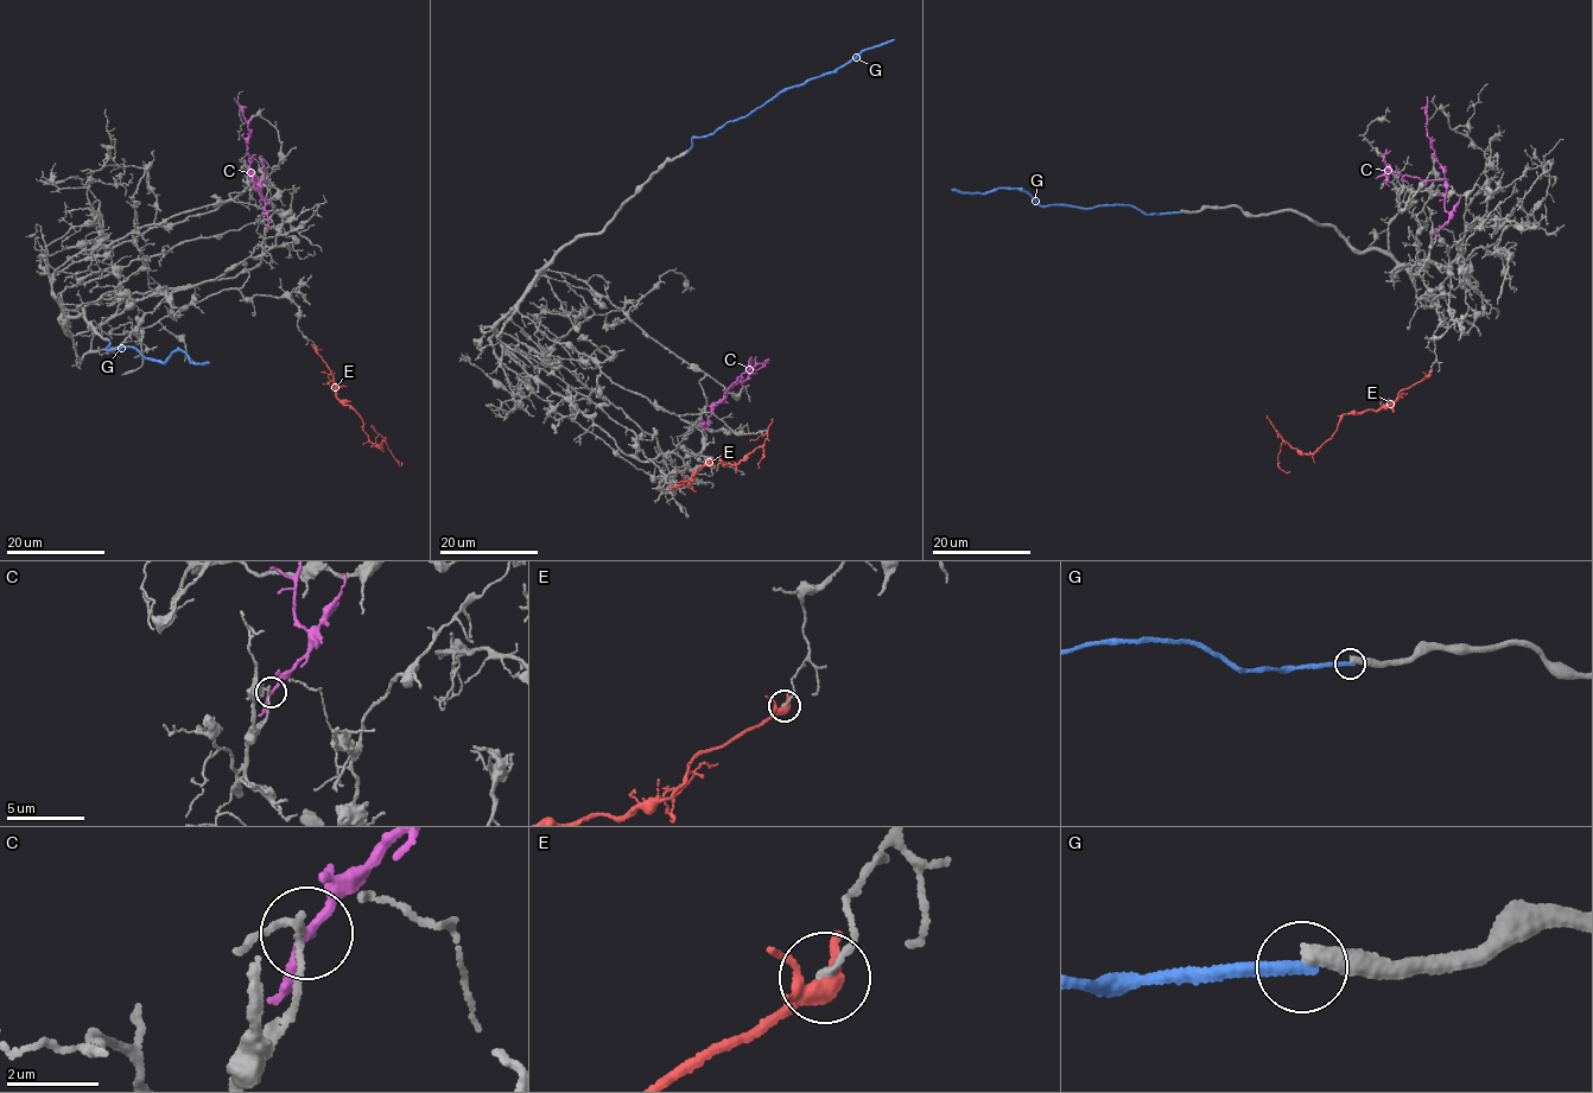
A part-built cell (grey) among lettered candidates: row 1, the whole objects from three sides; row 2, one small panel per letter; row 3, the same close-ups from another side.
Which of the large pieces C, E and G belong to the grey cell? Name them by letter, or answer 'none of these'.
G

